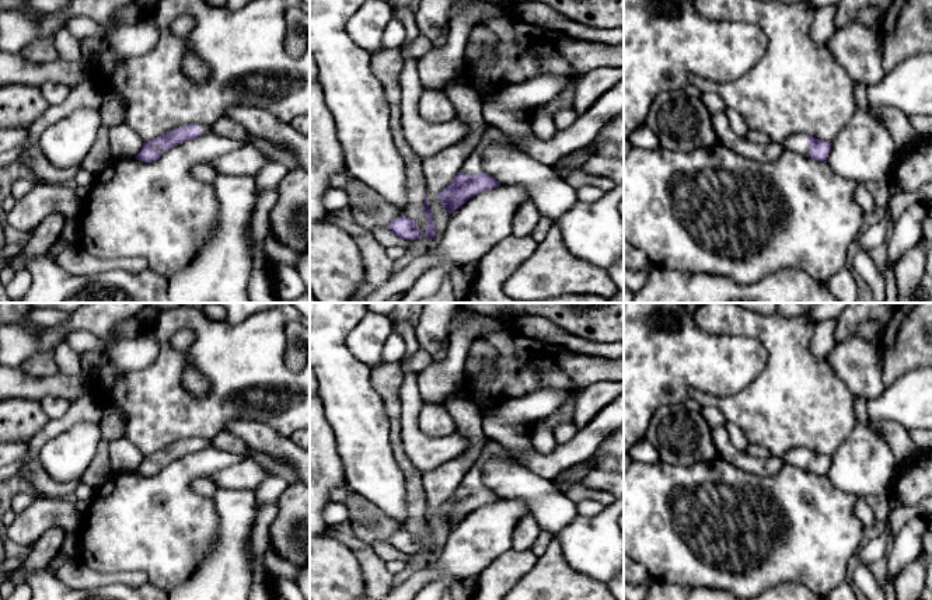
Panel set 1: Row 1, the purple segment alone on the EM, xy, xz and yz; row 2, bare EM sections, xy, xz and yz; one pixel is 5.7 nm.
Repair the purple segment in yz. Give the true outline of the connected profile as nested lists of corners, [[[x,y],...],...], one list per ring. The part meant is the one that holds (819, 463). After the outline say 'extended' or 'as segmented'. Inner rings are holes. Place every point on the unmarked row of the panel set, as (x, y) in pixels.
[[[792,447],[783,456],[781,456],[781,458],[785,463],[806,468],[807,471],[824,477],[827,475],[831,463],[830,456],[820,454],[803,447]]] | extended

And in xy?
[[[189,437],[175,442],[151,456],[144,456],[142,464],[136,470],[137,474],[151,477],[158,474],[165,465],[181,458],[185,454],[191,454],[212,446],[209,439]]] | extended

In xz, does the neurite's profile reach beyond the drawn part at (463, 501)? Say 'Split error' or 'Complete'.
Split error

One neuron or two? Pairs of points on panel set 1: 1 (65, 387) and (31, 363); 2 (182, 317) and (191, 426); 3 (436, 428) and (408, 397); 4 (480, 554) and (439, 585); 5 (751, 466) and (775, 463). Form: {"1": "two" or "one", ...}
{"1": "two", "2": "one", "3": "two", "4": "two", "5": "one"}

